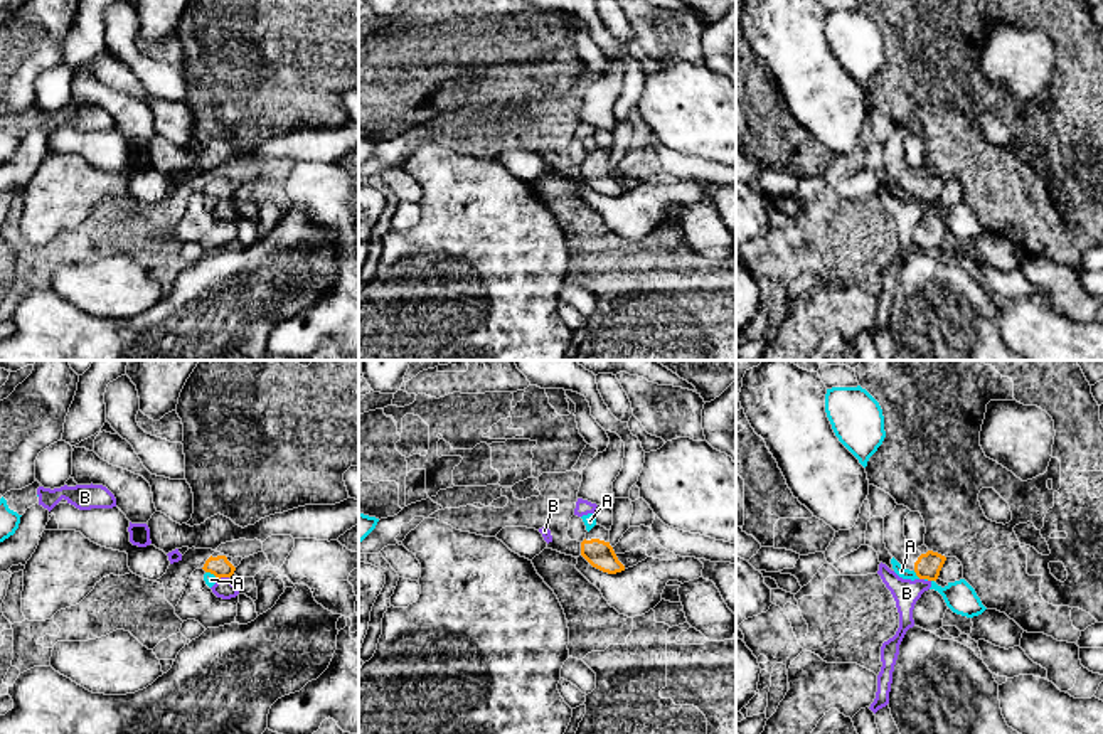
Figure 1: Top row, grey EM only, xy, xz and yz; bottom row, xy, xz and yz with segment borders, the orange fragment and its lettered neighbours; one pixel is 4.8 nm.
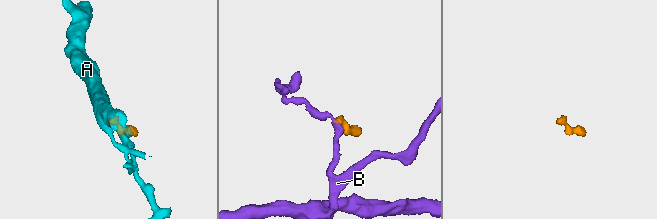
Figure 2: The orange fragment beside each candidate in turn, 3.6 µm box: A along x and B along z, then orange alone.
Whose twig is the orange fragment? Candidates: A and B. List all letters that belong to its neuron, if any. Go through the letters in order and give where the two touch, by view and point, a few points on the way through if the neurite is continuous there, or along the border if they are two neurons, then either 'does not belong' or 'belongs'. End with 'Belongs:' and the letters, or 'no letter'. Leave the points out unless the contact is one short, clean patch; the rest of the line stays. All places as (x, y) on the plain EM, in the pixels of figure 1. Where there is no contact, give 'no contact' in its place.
A: contact yz (916, 197); does not belong
B: contact xy (223, 199); border xy (228, 199), (218, 202); does not belong
Belongs: no letter

